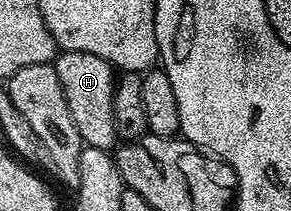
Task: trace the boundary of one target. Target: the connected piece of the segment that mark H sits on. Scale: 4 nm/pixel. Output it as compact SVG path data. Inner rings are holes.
M62 50L55 57L52 65L56 68L56 76L60 76L60 84L68 100L68 112L72 112L76 132L80 132L83 143L92 148L113 151L119 141L112 108L116 85L115 67L109 62L100 60L100 56L92 56L92 52L72 52L71 50Z

